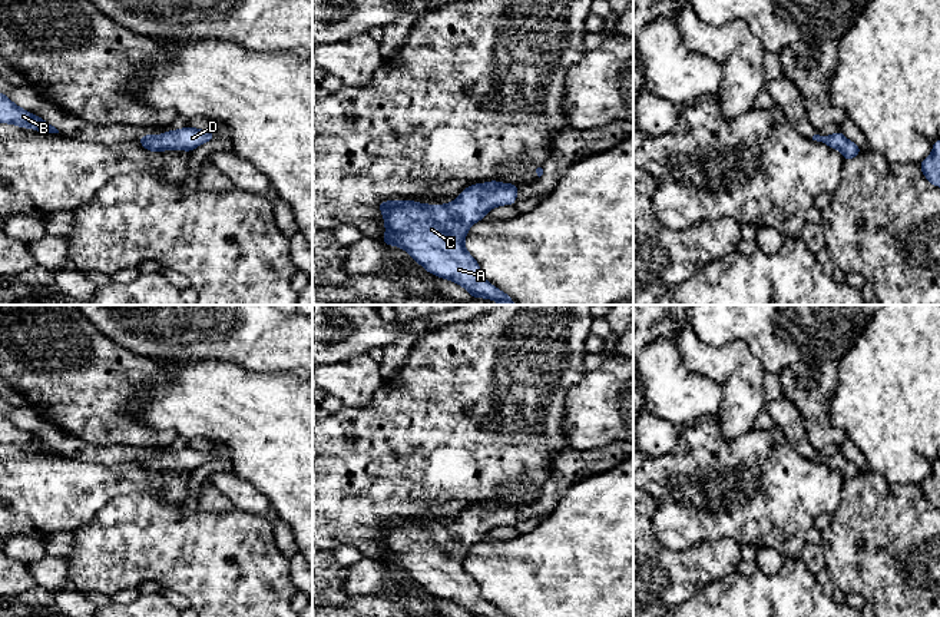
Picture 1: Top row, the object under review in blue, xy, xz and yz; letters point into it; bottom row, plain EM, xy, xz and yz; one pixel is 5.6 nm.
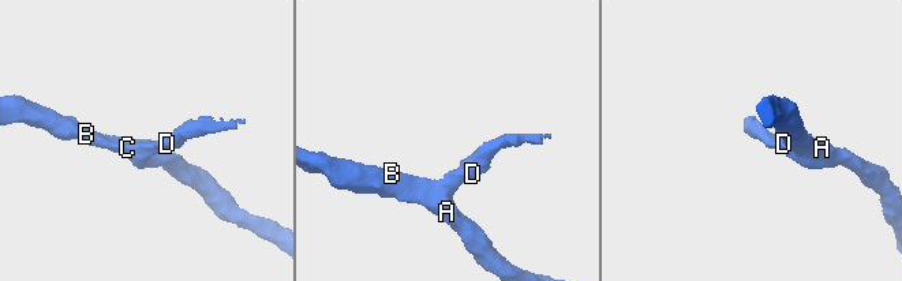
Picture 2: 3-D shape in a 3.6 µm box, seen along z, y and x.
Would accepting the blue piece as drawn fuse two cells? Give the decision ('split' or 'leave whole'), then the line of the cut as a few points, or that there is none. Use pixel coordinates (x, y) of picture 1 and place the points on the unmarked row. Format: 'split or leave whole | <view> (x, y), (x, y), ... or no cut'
leave whole | no cut

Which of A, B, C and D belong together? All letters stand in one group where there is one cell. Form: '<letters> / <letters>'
A B C D

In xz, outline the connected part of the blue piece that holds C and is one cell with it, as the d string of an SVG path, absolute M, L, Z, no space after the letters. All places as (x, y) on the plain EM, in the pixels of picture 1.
M490 501L466 508L460 517L446 525L426 525L414 521L385 521L378 524L384 535L385 567L395 565L408 573L427 593L461 606L471 617L509 617L494 608L483 596L477 581L466 571L464 558L474 543L502 525L514 525L520 507Z

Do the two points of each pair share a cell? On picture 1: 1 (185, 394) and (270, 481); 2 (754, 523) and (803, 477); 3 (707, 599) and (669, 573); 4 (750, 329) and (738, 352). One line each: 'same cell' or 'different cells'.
1: same cell
2: same cell
3: different cells
4: different cells

